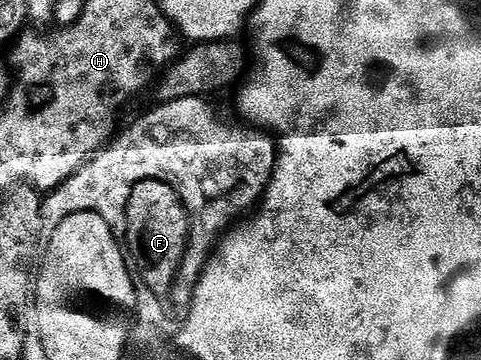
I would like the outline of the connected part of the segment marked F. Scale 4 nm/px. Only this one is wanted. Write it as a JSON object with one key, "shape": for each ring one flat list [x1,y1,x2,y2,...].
{"shape":[[145,180,135,185,130,192,126,216,125,234,131,245,130,256,136,261,140,275,147,287,157,298,165,299,171,289,171,283,179,267,184,264,188,250,189,214,176,191,158,180]]}

